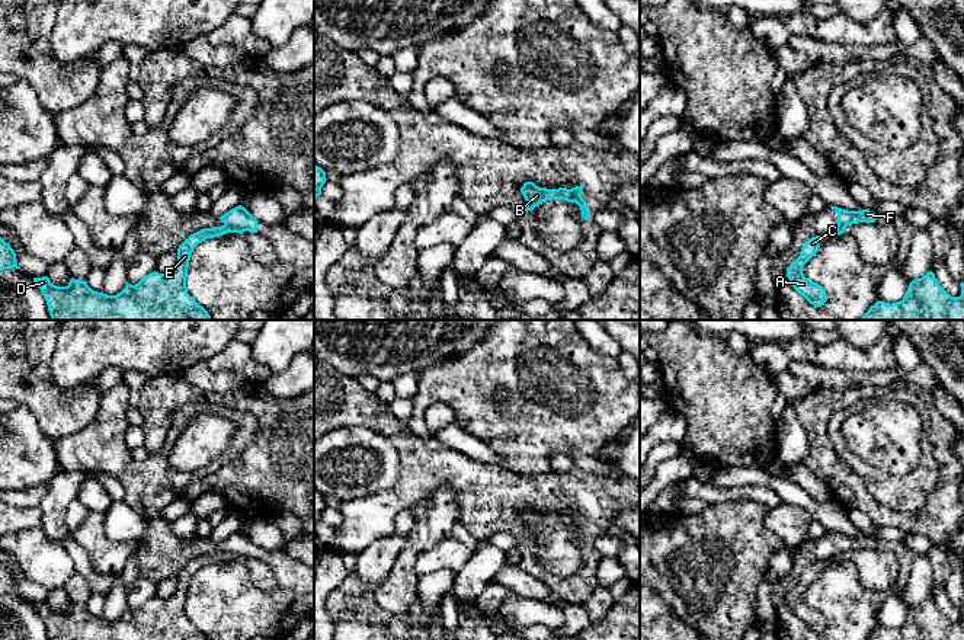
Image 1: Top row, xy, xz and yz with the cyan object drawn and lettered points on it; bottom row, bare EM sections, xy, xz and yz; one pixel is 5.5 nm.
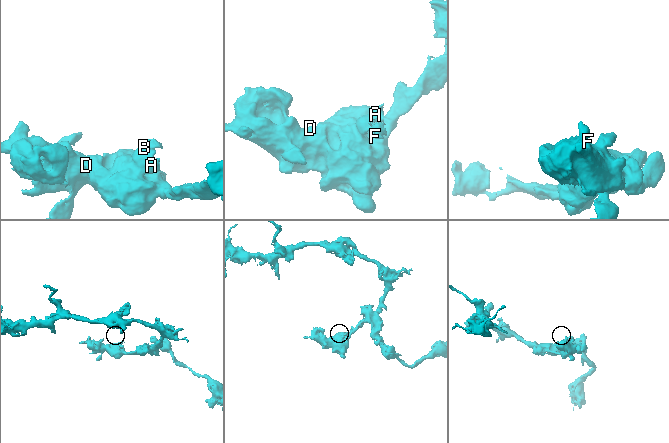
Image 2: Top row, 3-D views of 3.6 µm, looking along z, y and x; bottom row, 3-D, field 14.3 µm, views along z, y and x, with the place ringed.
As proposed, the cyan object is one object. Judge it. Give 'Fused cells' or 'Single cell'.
Fused cells

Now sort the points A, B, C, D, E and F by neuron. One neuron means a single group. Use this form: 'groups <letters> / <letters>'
groups A B C D E / F

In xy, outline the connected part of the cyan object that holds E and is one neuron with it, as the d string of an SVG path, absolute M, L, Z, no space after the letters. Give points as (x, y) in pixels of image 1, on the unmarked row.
M224 551L190 560L177 575L177 588L167 599L151 598L138 609L126 608L116 621L93 617L86 607L71 604L67 612L54 611L48 602L33 604L49 640L208 640L189 620L188 593L193 575L205 567L240 559Z

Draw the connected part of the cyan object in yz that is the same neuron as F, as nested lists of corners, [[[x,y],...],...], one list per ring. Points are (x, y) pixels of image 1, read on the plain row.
[[[830,532],[838,538],[838,551],[836,554],[846,554],[848,551],[858,550],[858,548],[875,548],[877,540],[871,538],[869,535],[862,537],[848,537],[838,532]]]

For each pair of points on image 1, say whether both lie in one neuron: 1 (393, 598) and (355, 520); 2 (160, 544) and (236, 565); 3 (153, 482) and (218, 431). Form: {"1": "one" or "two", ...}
{"1": "two", "2": "one", "3": "two"}

